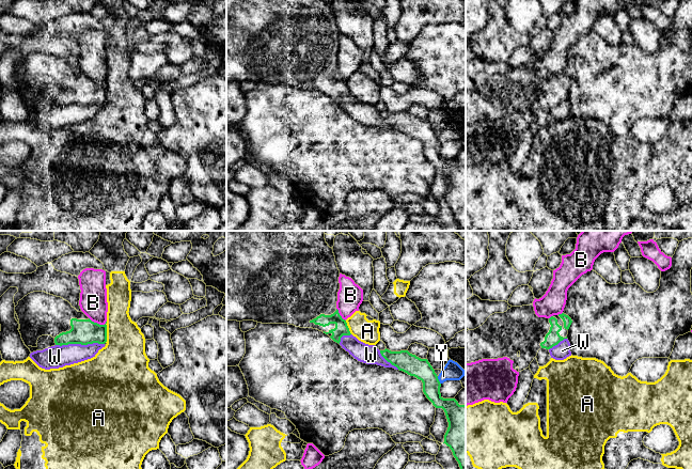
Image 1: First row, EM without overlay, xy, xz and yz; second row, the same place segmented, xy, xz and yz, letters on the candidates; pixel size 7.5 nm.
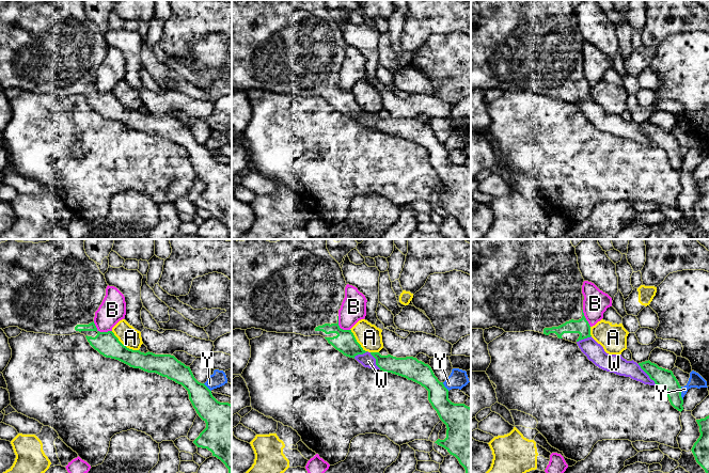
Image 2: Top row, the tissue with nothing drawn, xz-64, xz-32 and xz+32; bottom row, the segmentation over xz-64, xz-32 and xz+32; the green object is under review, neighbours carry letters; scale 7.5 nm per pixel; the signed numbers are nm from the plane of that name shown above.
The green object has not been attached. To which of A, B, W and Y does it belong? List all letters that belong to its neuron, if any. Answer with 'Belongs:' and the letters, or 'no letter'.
Belongs: no letter

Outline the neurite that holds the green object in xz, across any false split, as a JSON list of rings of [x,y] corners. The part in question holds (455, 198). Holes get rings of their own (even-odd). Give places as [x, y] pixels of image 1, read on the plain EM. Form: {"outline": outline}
{"outline": [[[380,111],[381,116],[399,131],[414,137],[423,143],[423,153],[436,169],[445,173],[449,188],[444,203],[453,213],[460,231],[466,231],[466,166],[459,166],[455,159],[443,159],[441,144],[427,120],[421,120],[408,111]]]}

